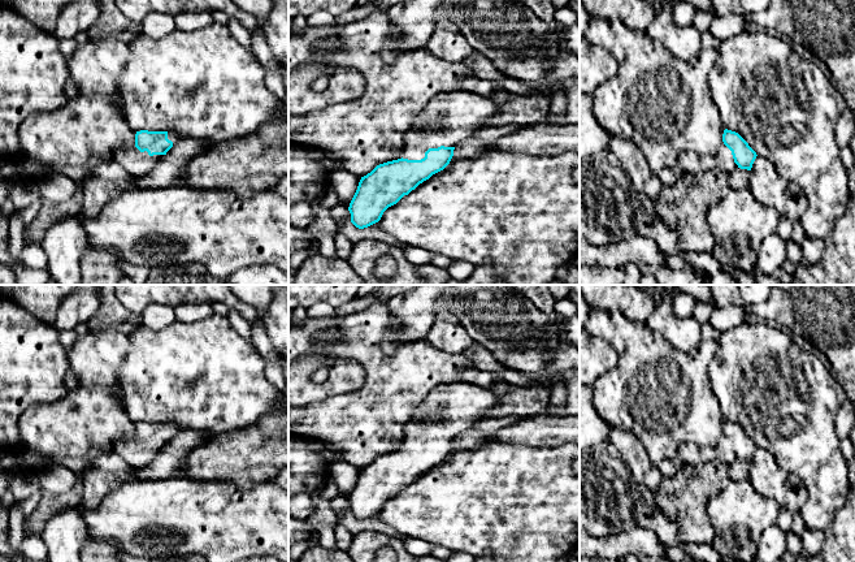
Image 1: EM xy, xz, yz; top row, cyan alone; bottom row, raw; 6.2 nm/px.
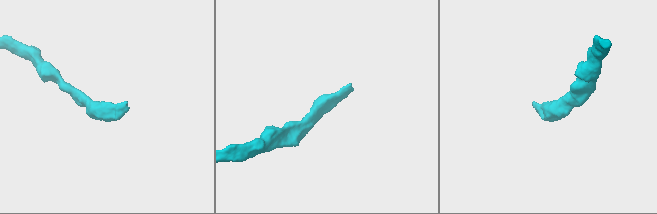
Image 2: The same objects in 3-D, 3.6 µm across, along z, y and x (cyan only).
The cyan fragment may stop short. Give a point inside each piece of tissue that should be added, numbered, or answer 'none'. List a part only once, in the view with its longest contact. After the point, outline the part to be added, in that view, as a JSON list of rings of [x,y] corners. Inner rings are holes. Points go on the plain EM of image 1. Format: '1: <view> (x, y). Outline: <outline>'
1: xz (459, 405). Outline: [[[463,381],[443,384],[430,392],[415,419],[407,424],[402,449],[421,451],[429,440],[456,438],[496,403],[498,397],[486,388]],[[428,415],[438,416],[439,420],[425,424],[424,418]]]

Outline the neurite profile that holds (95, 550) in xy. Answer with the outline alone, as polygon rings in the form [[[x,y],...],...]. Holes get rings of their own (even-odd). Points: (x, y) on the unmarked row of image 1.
[[[88,540],[79,557],[81,562],[122,562],[125,555],[114,540]]]

